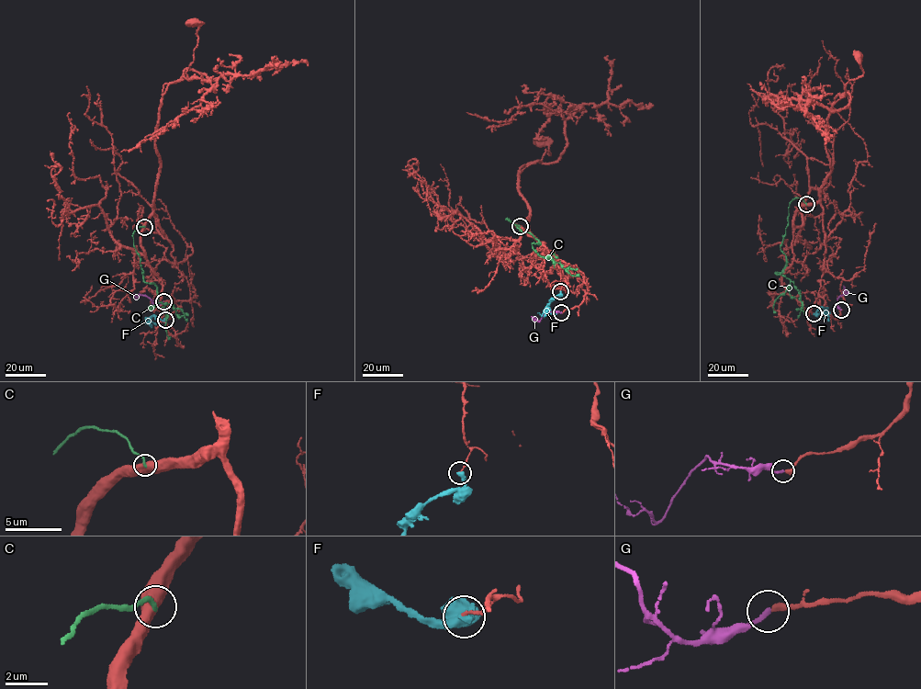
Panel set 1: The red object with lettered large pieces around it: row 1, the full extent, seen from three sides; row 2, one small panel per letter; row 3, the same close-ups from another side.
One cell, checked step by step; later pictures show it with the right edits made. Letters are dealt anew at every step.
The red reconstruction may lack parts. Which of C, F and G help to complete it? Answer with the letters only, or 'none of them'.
G

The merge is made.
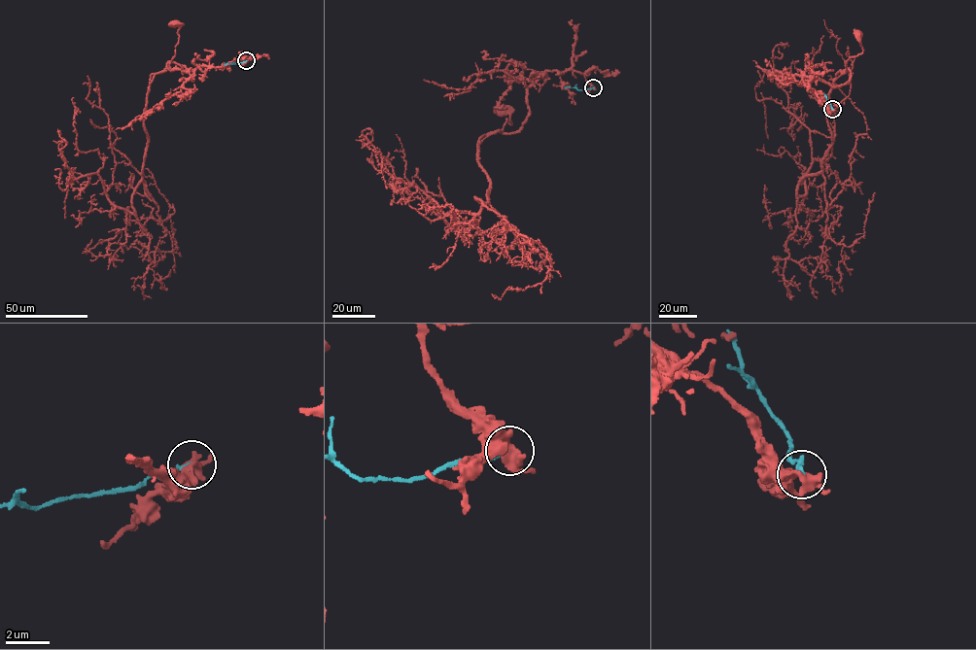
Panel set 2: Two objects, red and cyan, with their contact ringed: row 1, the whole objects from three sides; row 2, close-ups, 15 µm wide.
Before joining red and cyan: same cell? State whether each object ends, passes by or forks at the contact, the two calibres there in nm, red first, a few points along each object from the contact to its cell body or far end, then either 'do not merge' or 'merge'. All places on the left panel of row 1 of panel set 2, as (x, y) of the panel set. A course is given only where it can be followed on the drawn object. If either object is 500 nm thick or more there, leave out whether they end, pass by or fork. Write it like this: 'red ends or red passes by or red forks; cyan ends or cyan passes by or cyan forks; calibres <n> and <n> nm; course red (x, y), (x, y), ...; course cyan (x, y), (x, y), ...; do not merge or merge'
red passes by; cyan ends; calibres 440 and 150 nm; course red (246, 60), (192, 70), (174, 62), (168, 62), (167, 66), (178, 40), (180, 26), (174, 23); course cyan (246, 60), (224, 64); do not merge

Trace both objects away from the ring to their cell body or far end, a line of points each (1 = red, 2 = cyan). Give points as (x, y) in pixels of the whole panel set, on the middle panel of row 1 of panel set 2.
1: (593, 87), (573, 70), (546, 71), (528, 88), (519, 129), (501, 132), (505, 119), (511, 124), (502, 110)
2: (593, 87), (580, 90), (564, 87)

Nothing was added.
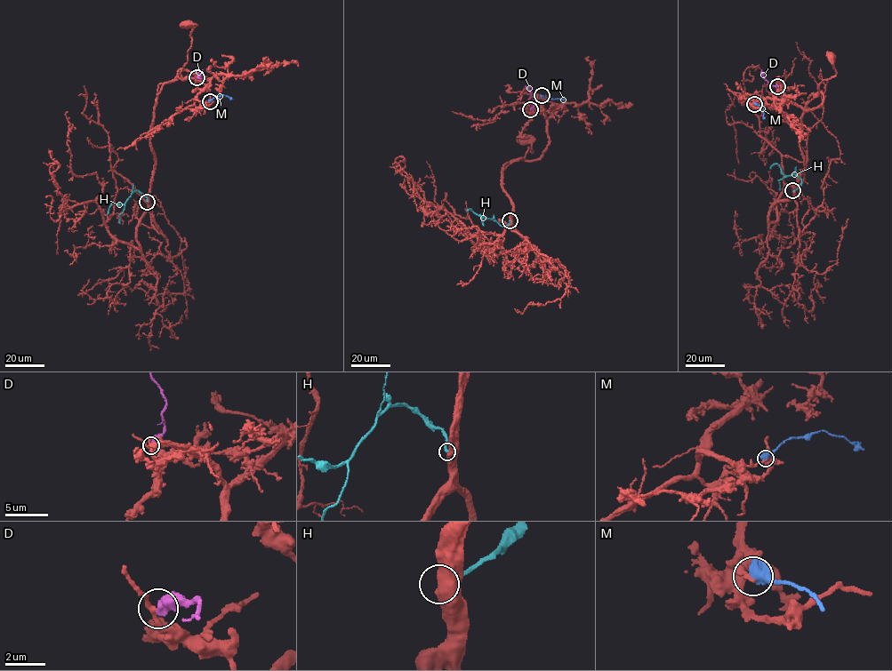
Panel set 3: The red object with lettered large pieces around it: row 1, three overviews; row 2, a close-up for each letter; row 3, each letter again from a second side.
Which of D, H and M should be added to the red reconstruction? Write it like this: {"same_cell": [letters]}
{"same_cell": []}

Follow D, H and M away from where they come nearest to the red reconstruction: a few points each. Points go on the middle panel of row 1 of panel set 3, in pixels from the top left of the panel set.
D: (530, 109), (533, 99), (527, 87), (531, 87)
H: (510, 220), (506, 225), (501, 226), (470, 209), (467, 211)
M: (542, 95), (566, 99)

